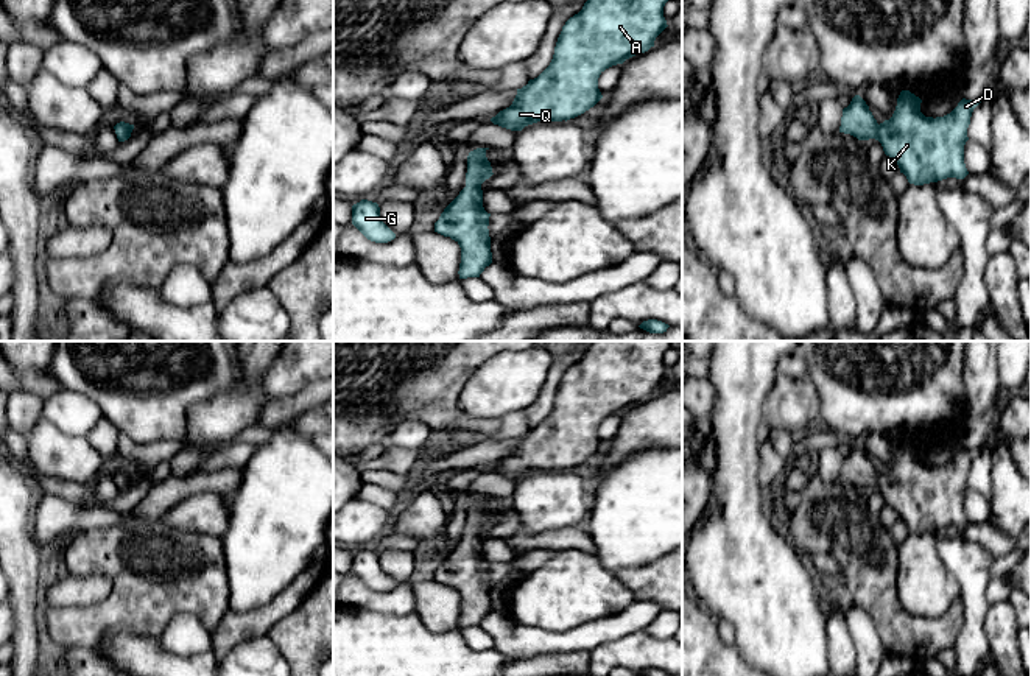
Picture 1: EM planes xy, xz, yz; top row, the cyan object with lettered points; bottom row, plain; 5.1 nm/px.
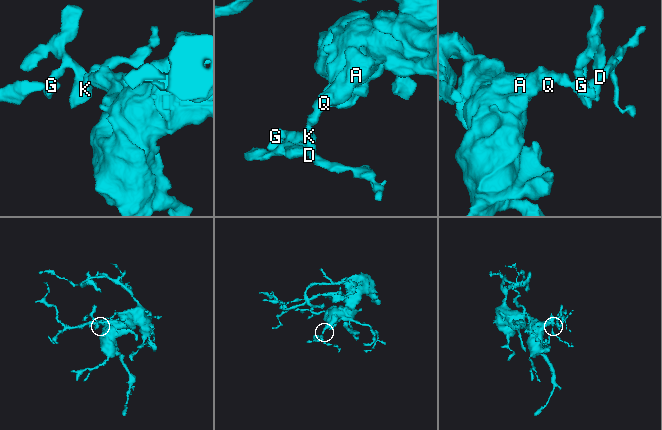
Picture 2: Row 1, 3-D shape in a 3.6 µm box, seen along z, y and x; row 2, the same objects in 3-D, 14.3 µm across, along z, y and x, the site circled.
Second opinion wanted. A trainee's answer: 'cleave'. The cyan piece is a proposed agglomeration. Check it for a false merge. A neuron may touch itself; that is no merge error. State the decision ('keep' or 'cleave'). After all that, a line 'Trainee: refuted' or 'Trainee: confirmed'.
keep
Trainee: refuted

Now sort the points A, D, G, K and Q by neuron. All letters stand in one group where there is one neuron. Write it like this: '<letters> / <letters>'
A D G K Q

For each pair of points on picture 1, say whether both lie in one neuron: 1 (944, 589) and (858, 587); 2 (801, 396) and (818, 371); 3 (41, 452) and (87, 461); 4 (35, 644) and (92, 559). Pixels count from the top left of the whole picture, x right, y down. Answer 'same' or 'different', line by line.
1: different
2: different
3: same
4: different

